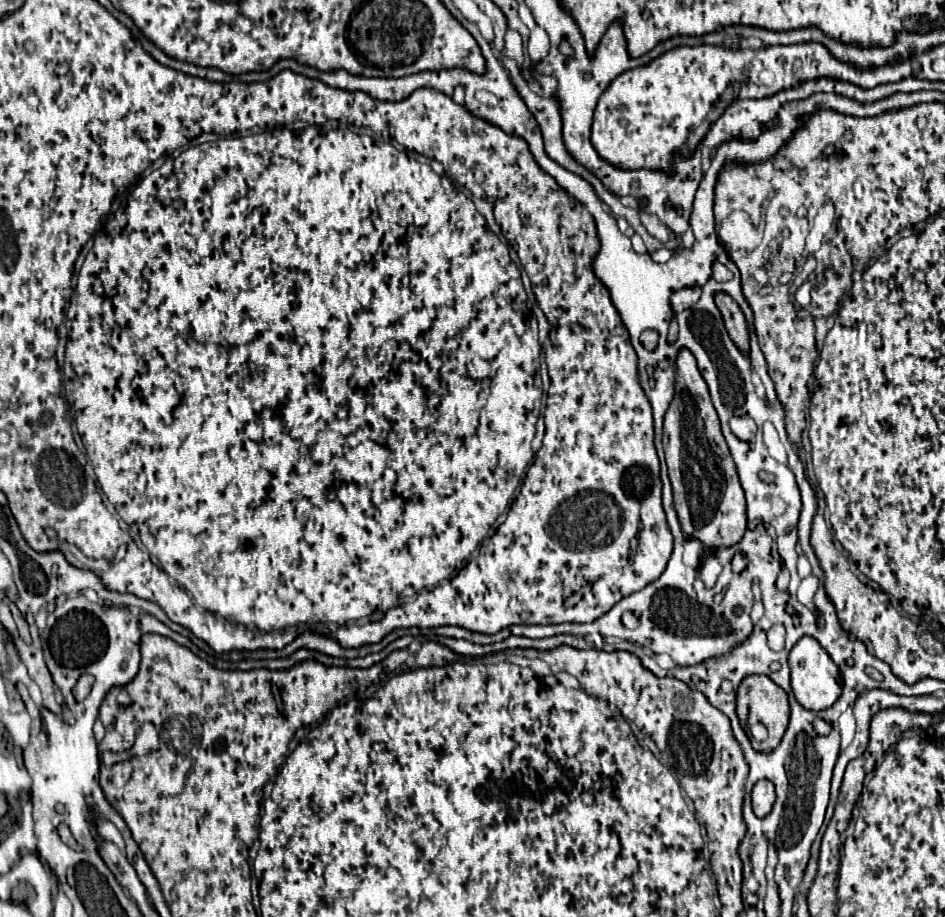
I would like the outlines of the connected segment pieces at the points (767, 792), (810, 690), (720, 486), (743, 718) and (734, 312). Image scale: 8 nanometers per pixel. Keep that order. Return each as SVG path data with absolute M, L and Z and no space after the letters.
M765 779L755 783L751 797L753 797L753 813L757 817L765 817L771 811L773 801L775 801L775 785Z
M801 637L793 649L789 651L789 667L791 667L791 689L795 699L809 711L823 711L831 707L841 691L843 691L843 679L839 667L833 663L829 653L819 645L813 637Z
M687 347L677 353L675 397L665 413L663 447L673 485L673 501L681 529L699 539L705 547L729 547L743 539L747 529L745 495L737 477L735 463L719 427L719 417L709 397L705 379L701 377L695 357Z
M749 675L741 681L737 689L737 715L743 729L747 729L755 721L763 723L769 729L769 739L765 739L763 743L753 741L753 749L761 751L761 753L771 753L779 745L779 741L787 729L787 723L789 723L787 693L777 683L773 683L767 675Z
M719 291L719 295L715 295L715 305L719 307L725 327L731 335L731 339L735 341L735 345L747 353L749 351L749 333L747 333L747 323L743 317L743 311L739 309L739 305L723 291Z

